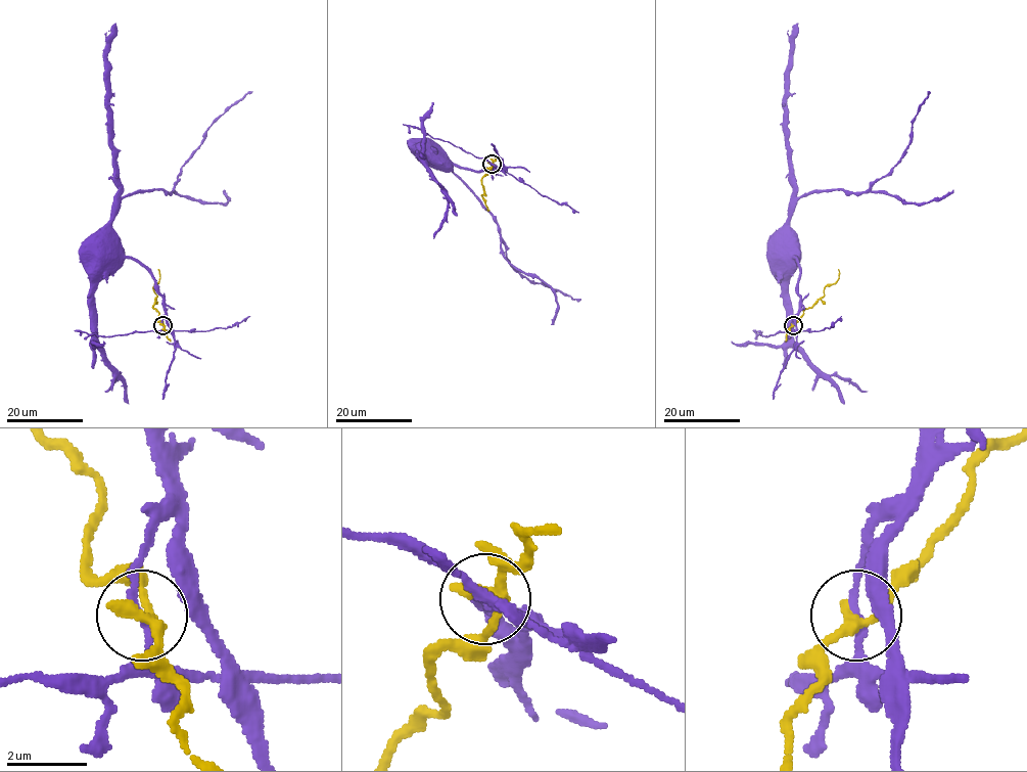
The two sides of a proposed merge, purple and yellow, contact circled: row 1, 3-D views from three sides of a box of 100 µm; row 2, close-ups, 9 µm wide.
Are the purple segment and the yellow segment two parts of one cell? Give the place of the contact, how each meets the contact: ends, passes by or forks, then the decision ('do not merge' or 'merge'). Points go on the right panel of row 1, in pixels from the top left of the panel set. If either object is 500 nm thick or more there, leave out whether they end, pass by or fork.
place (793, 325); purple passes by; yellow passes by; do not merge

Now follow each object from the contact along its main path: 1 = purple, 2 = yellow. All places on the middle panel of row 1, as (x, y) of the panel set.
1: (491, 164), (491, 171), (470, 170), (455, 166), (449, 161), (431, 160), (423, 148)
2: (491, 163), (481, 182), (485, 194), (481, 195), (488, 210), (486, 209)

